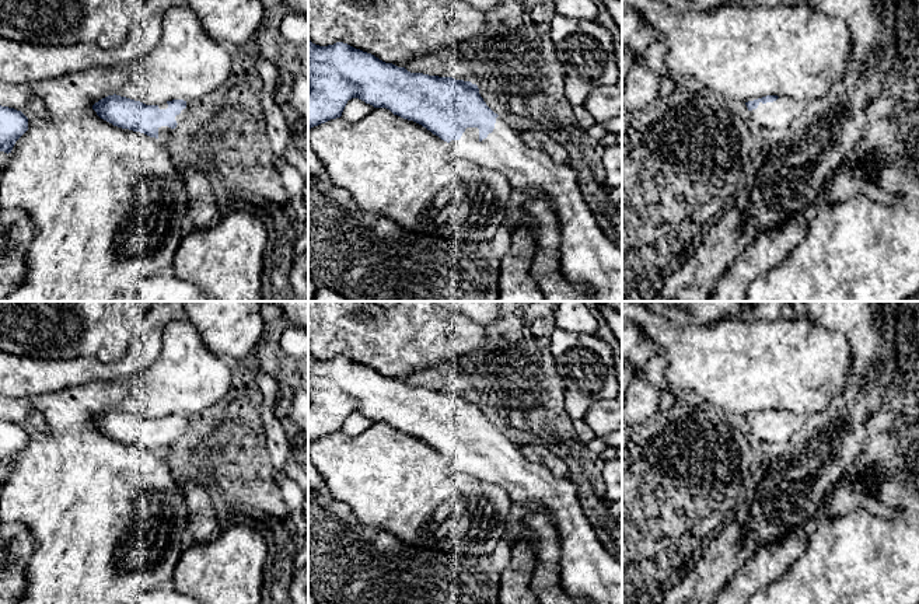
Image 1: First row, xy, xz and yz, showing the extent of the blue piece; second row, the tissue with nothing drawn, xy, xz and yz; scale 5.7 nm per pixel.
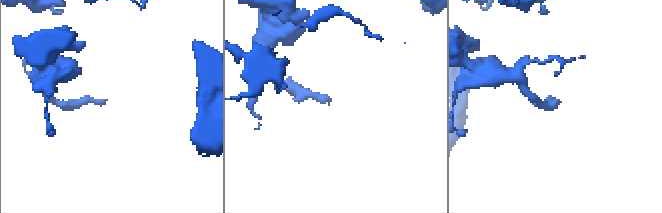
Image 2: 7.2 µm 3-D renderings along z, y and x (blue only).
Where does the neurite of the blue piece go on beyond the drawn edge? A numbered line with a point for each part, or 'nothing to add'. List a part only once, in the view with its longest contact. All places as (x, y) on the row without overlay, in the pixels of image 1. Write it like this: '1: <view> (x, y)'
1: xz (587, 569)

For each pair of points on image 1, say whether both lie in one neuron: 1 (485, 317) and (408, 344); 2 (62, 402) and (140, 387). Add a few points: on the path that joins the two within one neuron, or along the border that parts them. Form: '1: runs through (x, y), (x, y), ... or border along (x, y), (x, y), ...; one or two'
1: border along (464, 316), (477, 321), (484, 328); two
2: border along (126, 383), (123, 397), (114, 407); two

